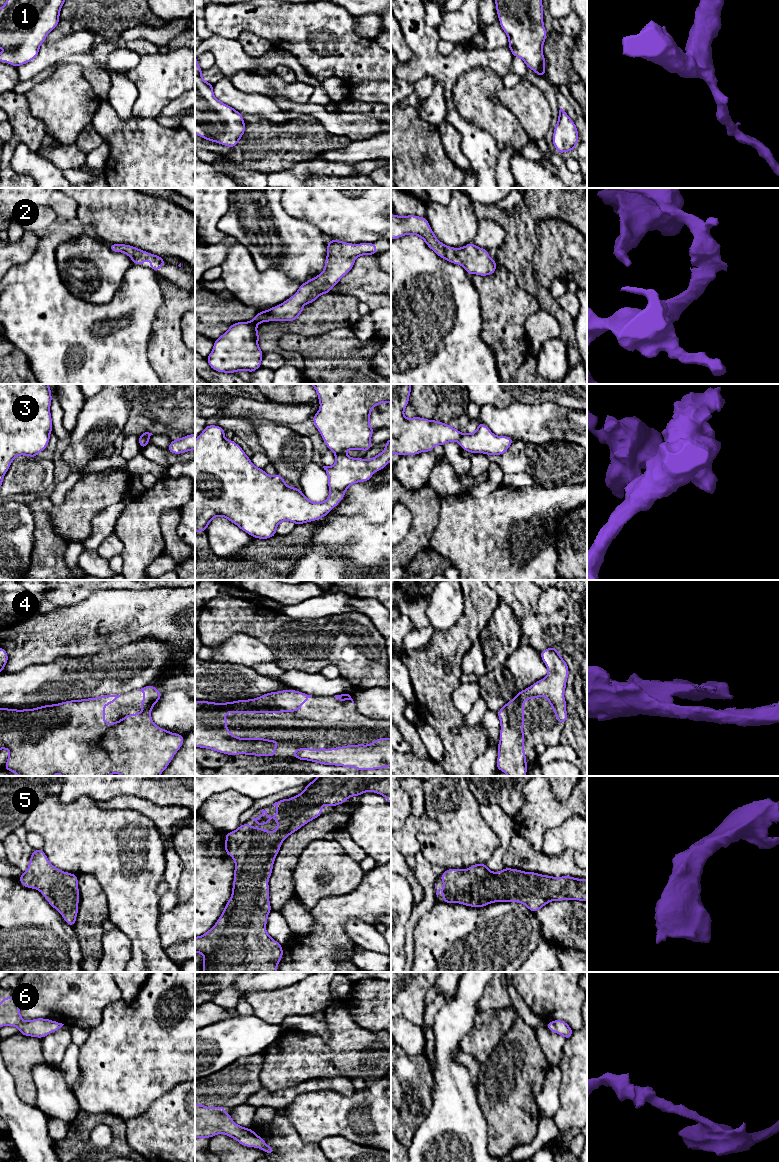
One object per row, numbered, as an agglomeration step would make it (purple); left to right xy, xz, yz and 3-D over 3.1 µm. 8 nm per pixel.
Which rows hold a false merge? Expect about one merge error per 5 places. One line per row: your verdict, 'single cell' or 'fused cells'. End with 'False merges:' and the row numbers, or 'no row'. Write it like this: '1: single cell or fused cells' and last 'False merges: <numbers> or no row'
1: single cell
2: single cell
3: fused cells
4: single cell
5: single cell
6: single cell
False merges: 3

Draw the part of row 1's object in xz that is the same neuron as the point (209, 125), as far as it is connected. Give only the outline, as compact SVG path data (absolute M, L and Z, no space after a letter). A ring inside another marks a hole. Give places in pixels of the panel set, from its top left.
M195 56L195 134L233 148L245 129L243 115L214 96L213 84L202 78Z

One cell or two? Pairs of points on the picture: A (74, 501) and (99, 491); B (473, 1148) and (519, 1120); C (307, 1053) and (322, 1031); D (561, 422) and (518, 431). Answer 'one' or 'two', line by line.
A: one
B: two
C: two
D: one

